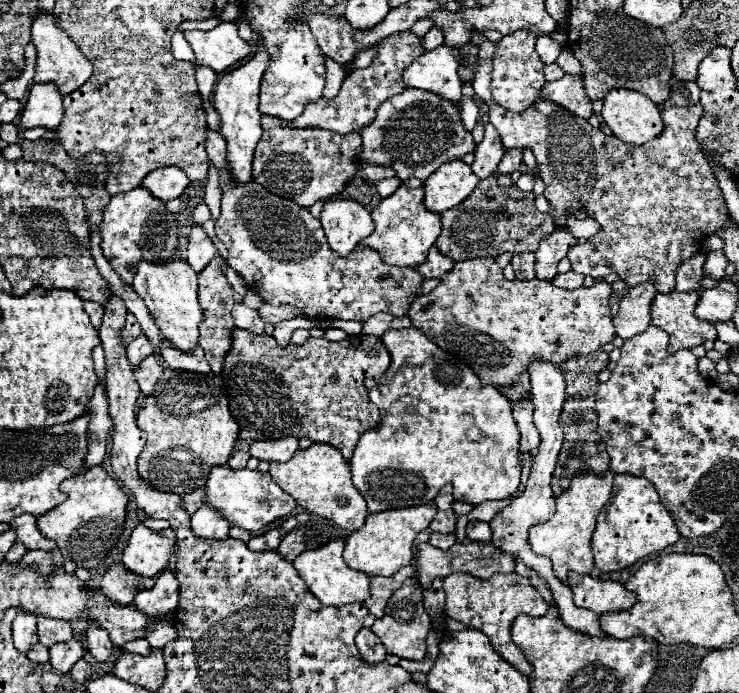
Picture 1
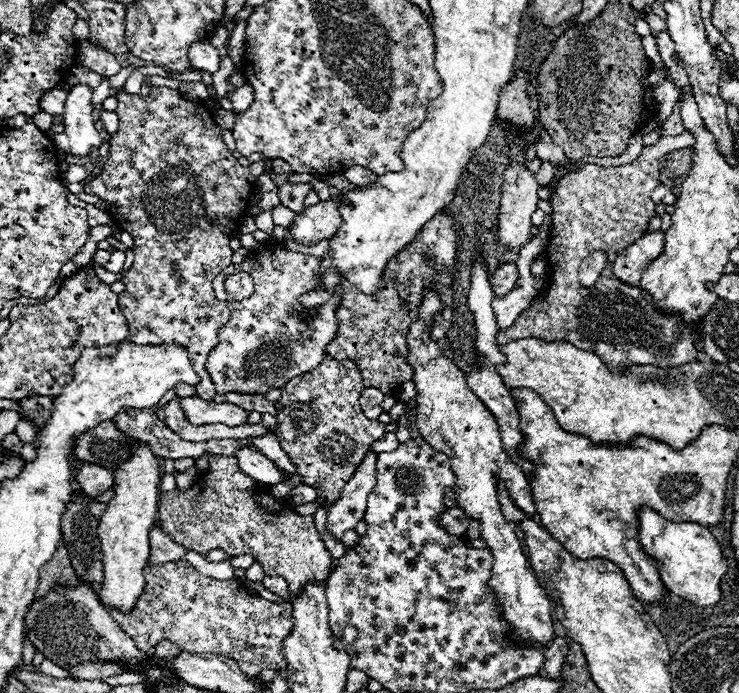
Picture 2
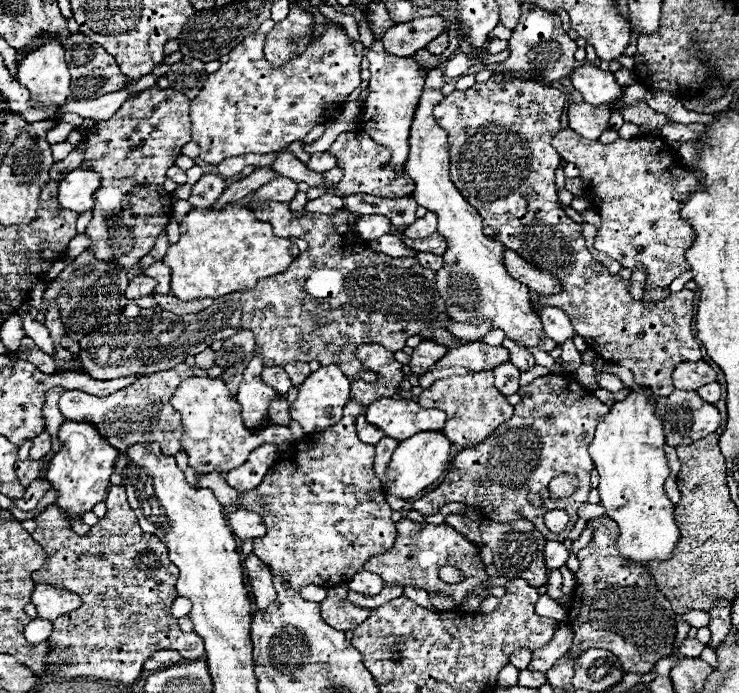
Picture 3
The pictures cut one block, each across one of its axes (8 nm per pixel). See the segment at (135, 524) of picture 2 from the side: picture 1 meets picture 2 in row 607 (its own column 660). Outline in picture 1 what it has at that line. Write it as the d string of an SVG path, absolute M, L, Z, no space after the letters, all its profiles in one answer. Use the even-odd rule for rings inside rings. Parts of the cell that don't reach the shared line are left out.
M610 90L600 114L614 136L628 144L646 144L664 130L660 106L636 90Z

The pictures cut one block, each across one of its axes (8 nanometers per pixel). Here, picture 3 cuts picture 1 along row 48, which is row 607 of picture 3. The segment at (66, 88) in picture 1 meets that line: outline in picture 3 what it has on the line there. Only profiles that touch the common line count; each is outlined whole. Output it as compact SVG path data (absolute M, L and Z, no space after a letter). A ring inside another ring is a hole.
M36 584L32 592L32 604L38 610L38 618L54 622L56 618L80 608L82 598L62 588L54 588L48 584Z

